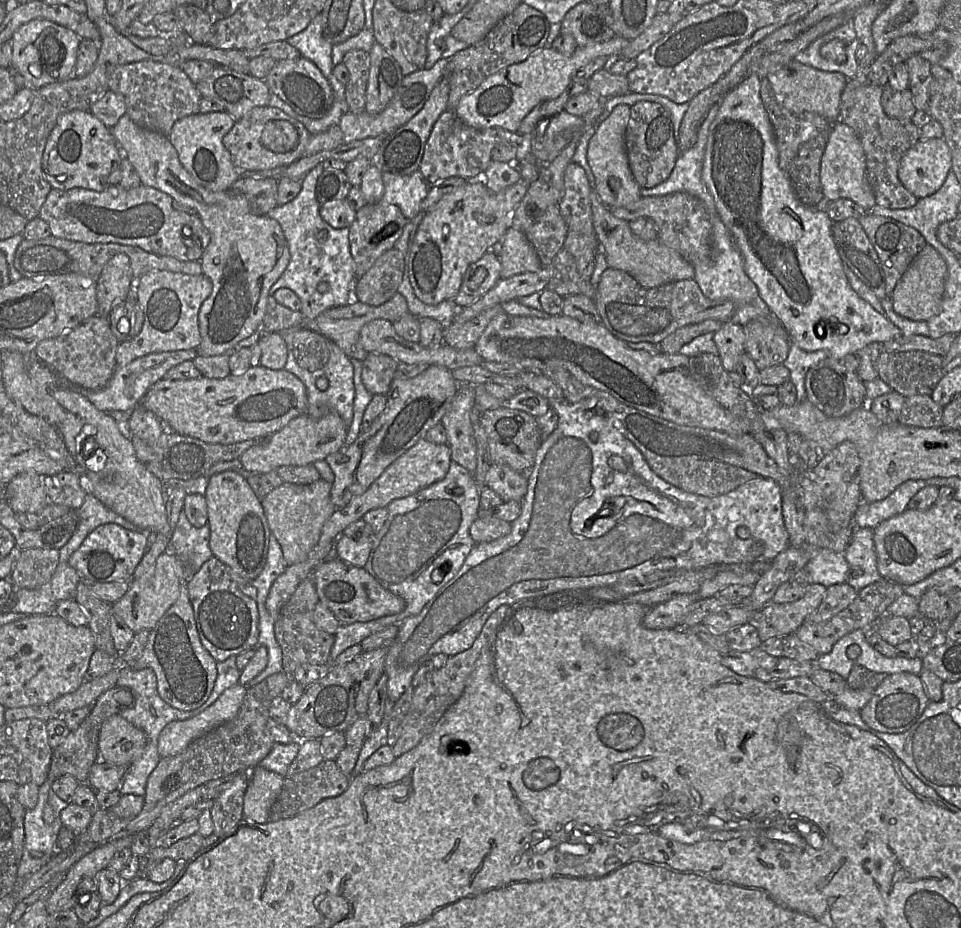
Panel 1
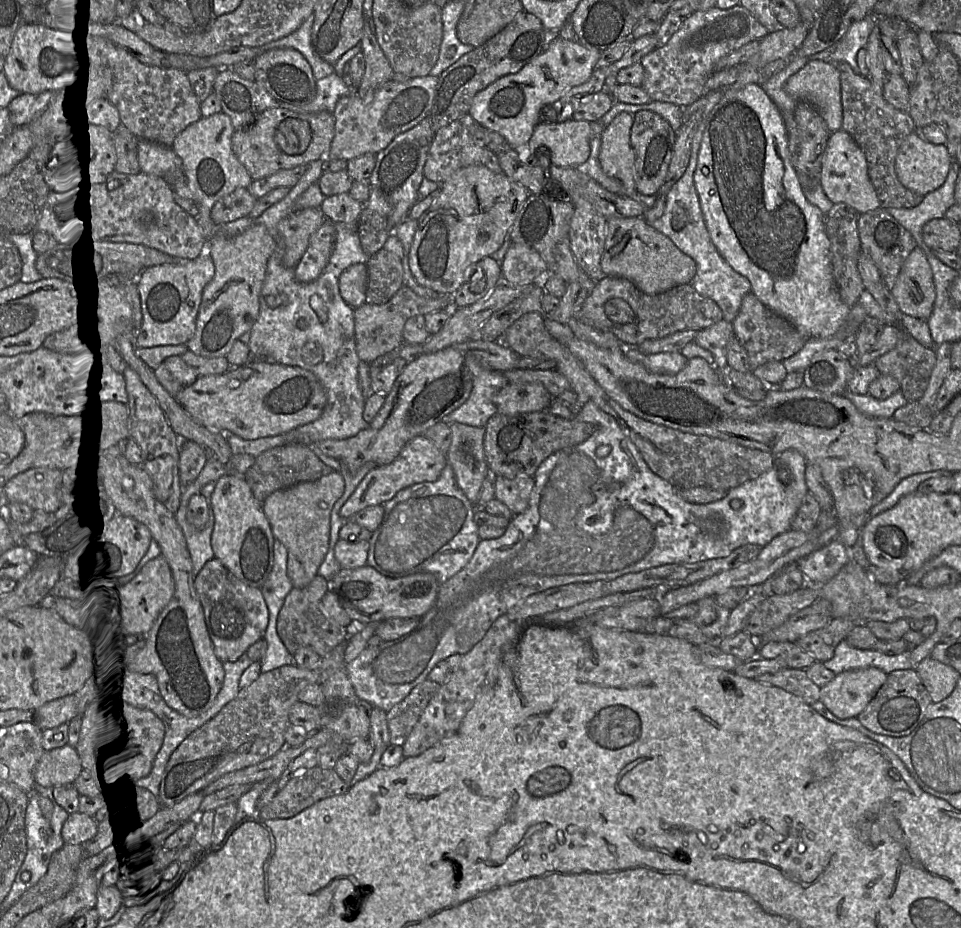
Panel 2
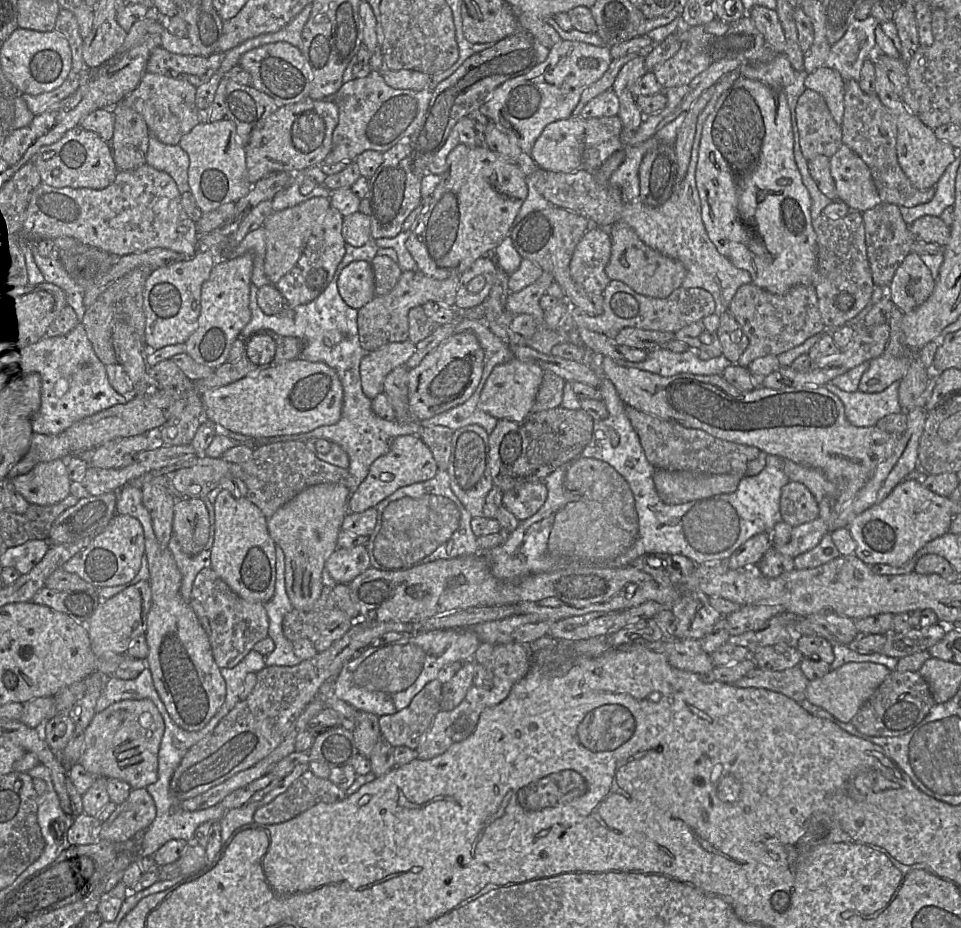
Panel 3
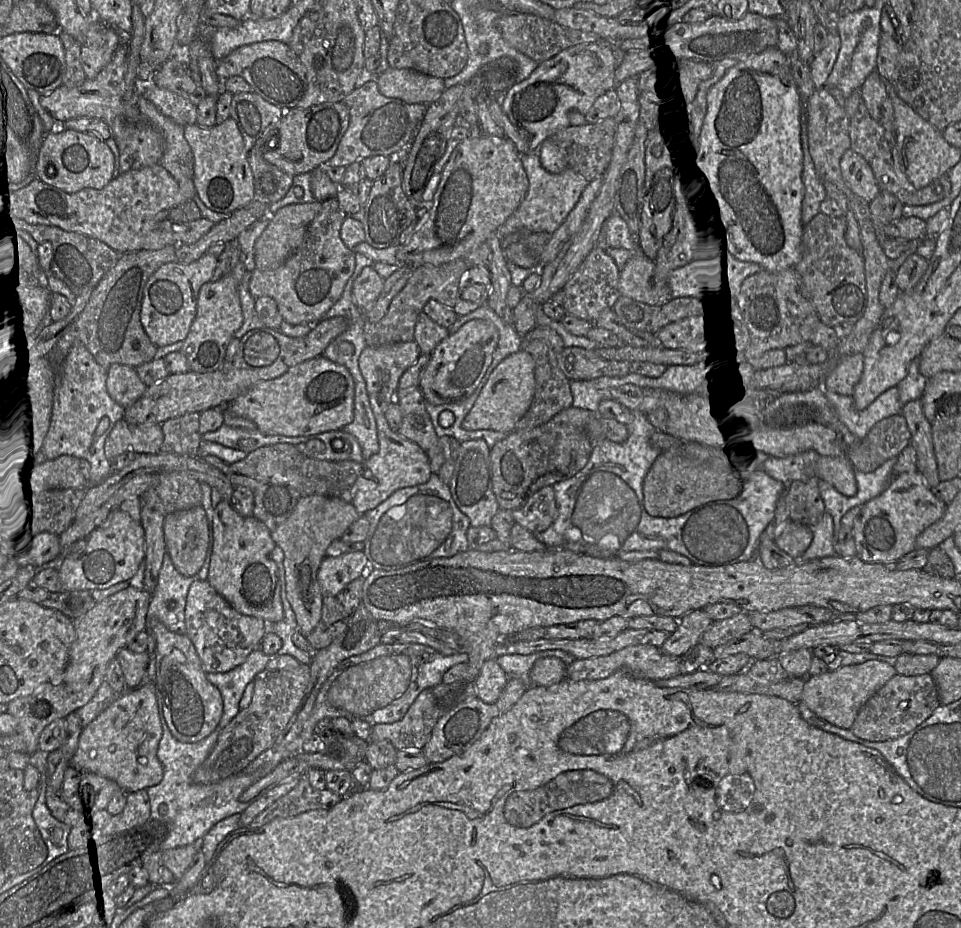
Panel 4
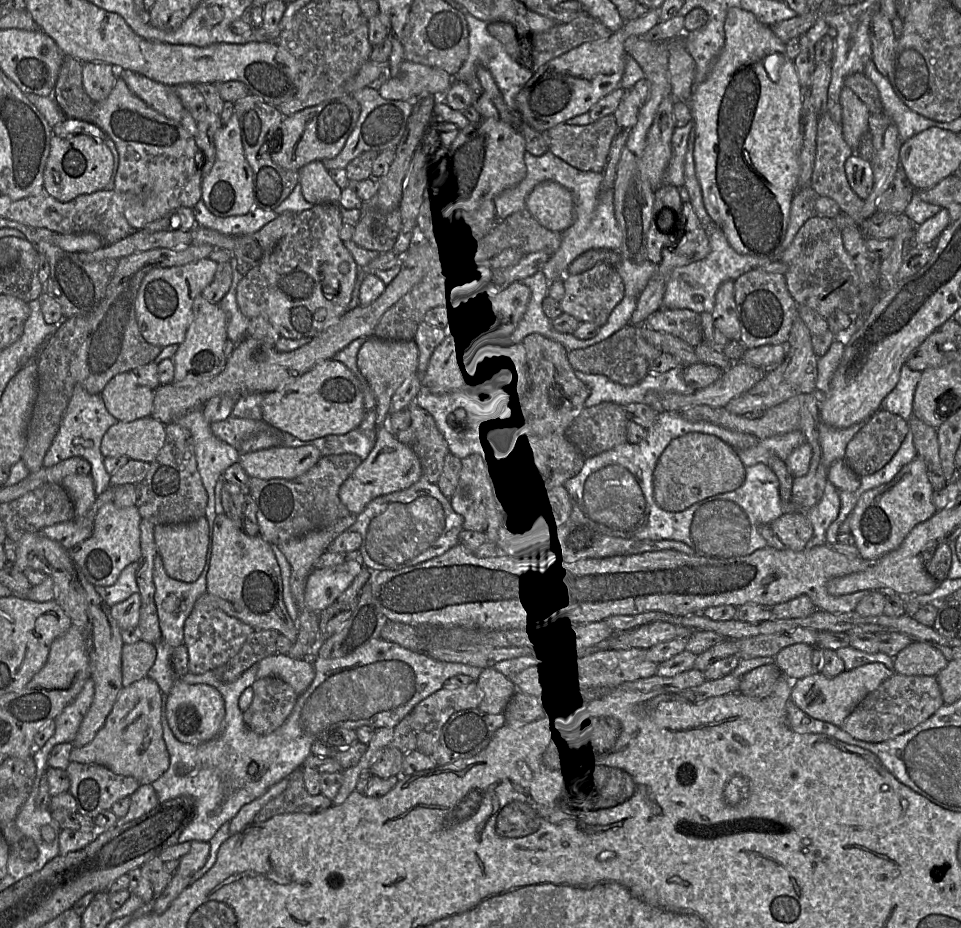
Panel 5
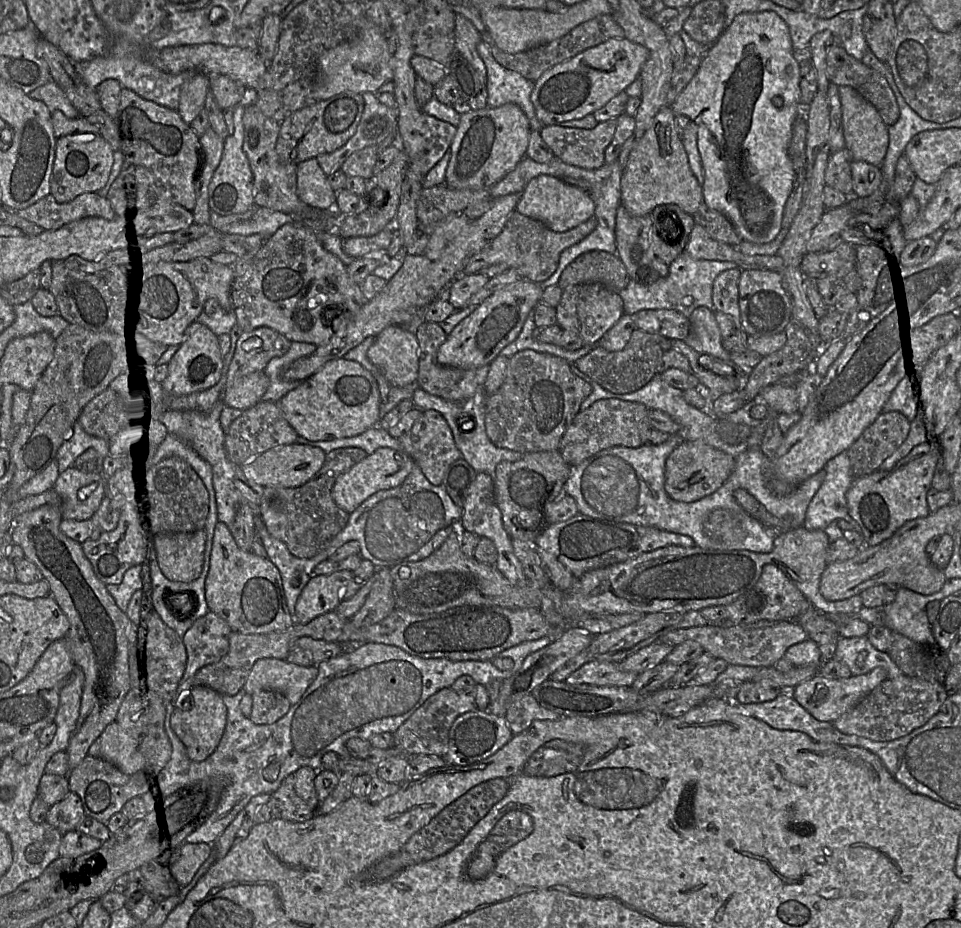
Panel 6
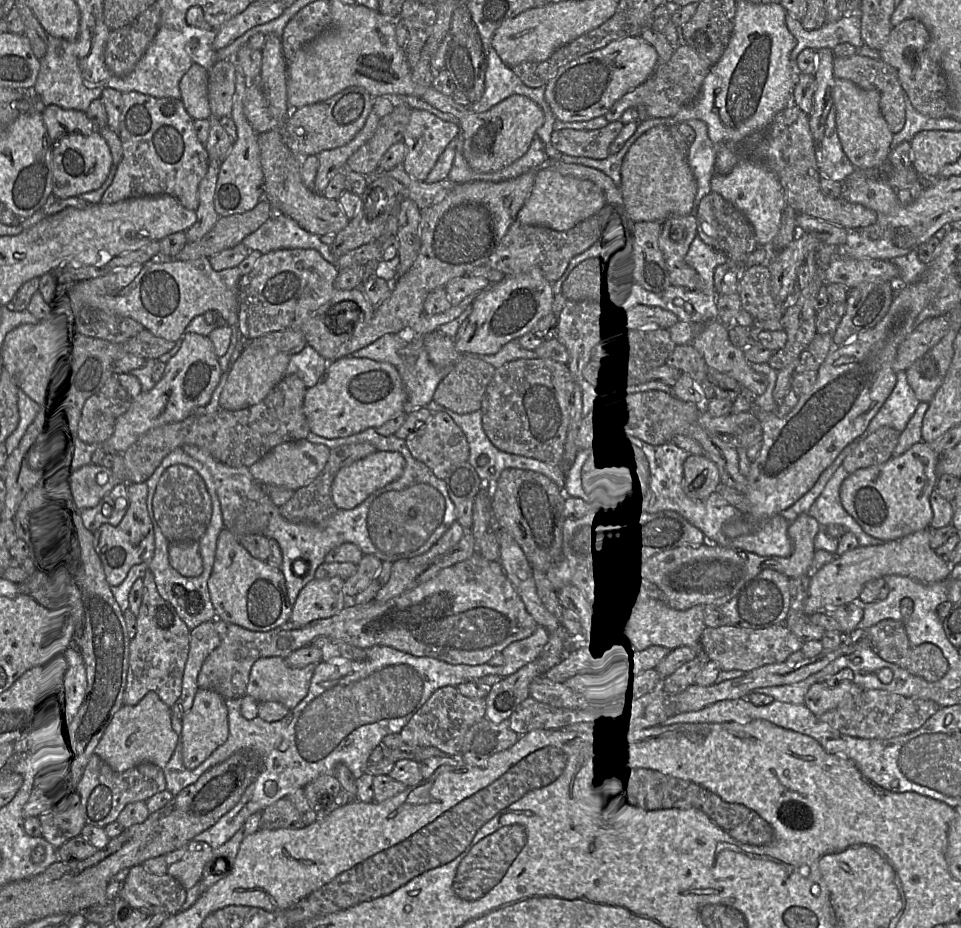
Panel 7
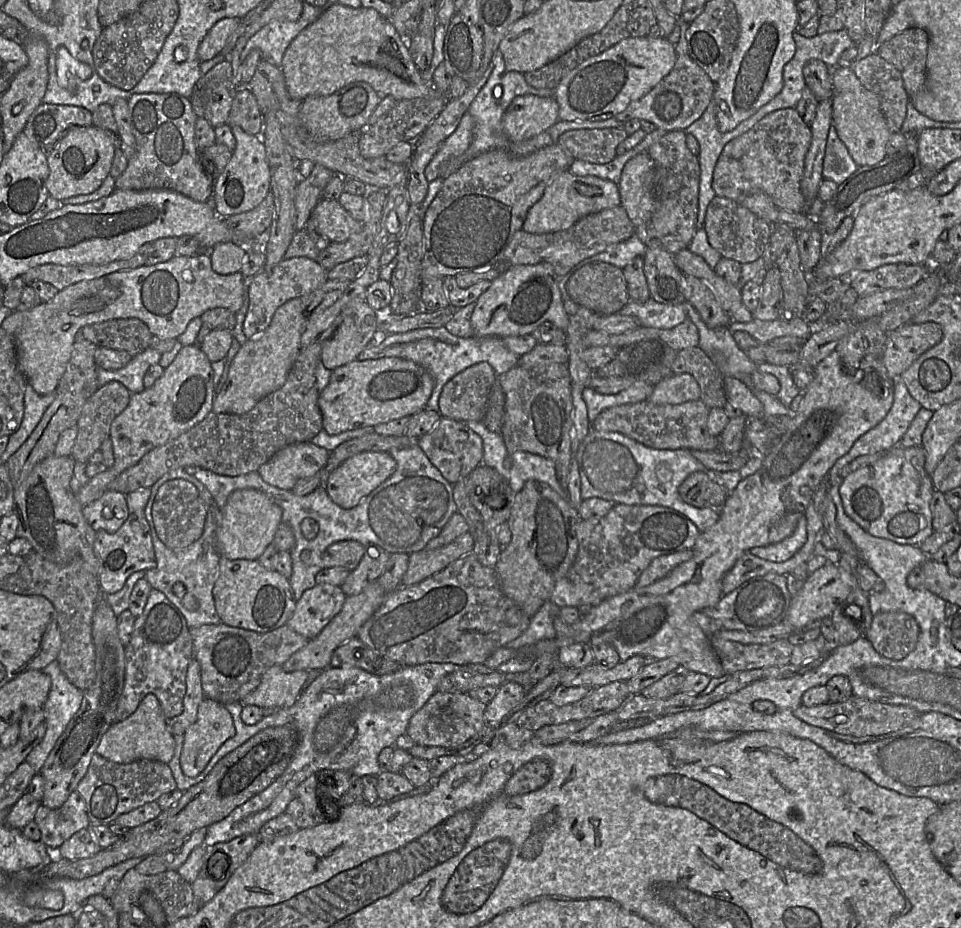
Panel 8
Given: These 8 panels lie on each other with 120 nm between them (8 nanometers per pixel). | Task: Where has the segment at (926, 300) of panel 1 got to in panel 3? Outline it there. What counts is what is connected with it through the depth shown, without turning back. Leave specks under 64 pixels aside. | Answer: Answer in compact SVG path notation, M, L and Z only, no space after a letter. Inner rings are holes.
M909 252L895 271L887 295L903 314L913 311L932 294L935 286L930 270L916 253Z

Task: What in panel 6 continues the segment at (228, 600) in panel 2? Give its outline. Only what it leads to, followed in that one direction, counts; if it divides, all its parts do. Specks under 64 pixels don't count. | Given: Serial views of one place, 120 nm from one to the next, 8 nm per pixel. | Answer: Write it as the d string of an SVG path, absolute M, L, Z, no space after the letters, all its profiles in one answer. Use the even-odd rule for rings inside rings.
M212 611L196 619L183 636L187 650L184 675L172 702L194 685L194 677L203 666L218 662L229 650L229 635L232 629L225 620Z

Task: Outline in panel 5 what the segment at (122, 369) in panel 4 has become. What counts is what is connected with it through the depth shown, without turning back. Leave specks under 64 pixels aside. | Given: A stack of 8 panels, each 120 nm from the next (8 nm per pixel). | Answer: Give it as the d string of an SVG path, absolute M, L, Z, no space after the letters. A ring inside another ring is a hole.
M132 371L115 375L101 393L108 411L117 421L151 417L154 391L139 383Z

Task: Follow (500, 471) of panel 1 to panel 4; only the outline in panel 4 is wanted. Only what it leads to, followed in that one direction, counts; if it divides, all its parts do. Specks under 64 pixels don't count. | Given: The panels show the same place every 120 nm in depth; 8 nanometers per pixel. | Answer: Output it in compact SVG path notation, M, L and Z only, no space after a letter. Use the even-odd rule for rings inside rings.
M546 486L528 498L525 504L511 512L514 521L534 534L551 526L558 515L555 493Z

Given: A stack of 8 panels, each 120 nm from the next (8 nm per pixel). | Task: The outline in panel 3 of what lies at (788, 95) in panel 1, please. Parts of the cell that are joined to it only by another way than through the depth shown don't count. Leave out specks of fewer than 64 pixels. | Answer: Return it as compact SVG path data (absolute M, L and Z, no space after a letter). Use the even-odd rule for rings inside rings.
M825 65L808 74L804 85L825 99L829 111L837 124L842 125L844 117L844 79L841 74Z

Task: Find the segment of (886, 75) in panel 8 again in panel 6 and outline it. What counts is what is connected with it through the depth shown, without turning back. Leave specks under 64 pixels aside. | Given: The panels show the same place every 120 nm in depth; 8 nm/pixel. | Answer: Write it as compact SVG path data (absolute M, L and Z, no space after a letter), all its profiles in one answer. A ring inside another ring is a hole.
M833 45L826 49L826 71L830 83L857 90L876 108L887 126L897 122L900 111L896 97L878 71L849 55L844 48Z

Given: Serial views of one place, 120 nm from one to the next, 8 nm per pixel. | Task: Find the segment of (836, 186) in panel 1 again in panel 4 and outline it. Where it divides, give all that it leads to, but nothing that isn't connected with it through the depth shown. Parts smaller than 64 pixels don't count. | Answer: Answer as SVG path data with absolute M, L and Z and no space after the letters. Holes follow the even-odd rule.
M849 148L840 160L840 170L844 181L852 192L867 202L871 202L880 188L869 163Z

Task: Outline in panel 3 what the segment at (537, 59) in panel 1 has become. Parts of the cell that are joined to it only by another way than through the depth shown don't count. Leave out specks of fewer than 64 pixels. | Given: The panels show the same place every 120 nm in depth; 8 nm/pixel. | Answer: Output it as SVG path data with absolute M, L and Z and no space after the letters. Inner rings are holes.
M562 40L550 49L543 62L497 87L479 110L490 121L515 136L520 148L531 154L544 128L557 120L570 118L583 90L603 76L612 60L608 46Z

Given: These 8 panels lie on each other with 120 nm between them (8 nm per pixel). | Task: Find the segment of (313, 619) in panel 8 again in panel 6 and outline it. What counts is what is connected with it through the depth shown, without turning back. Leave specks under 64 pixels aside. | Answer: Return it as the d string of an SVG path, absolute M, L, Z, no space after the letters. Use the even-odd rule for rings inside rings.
M349 570L313 575L297 599L295 622L306 624L322 614L335 611L342 601L342 592L352 577L353 572Z

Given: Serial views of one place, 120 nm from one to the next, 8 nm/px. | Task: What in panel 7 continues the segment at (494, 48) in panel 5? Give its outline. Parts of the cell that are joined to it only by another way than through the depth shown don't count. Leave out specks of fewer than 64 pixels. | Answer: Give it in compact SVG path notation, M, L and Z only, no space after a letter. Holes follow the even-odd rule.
M490 47L486 53L484 93L478 102L471 104L470 110L475 113L486 112L514 94L530 98L541 109L543 109L543 105L548 105L544 97L545 86L539 88L526 86Z

